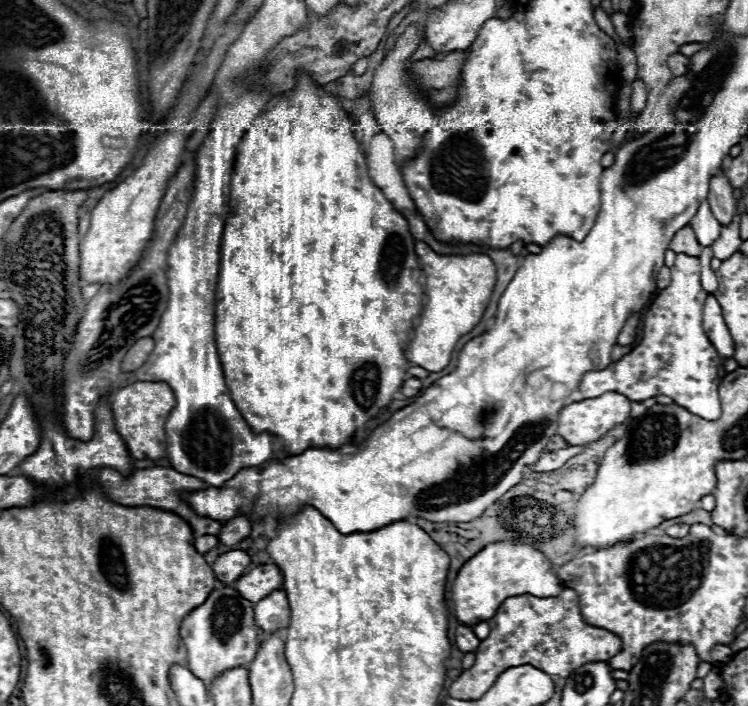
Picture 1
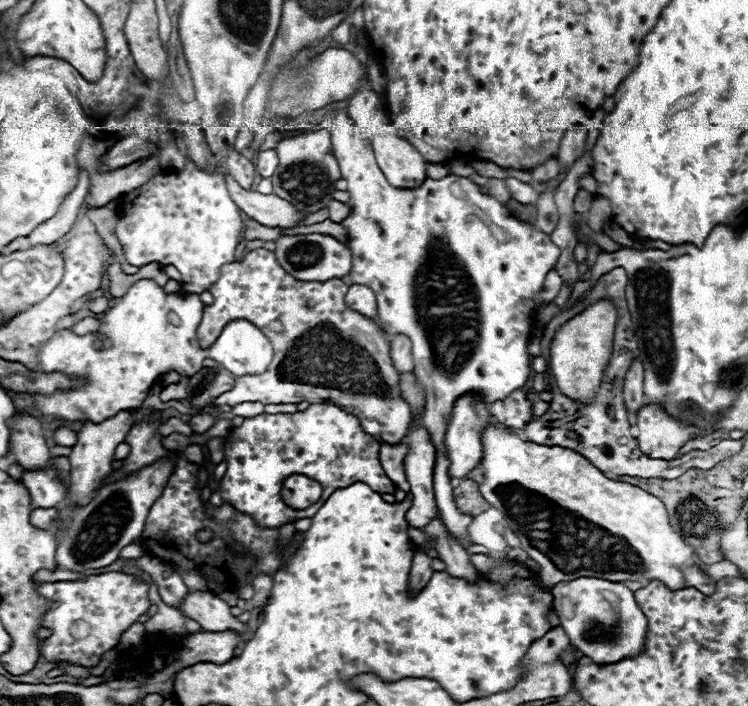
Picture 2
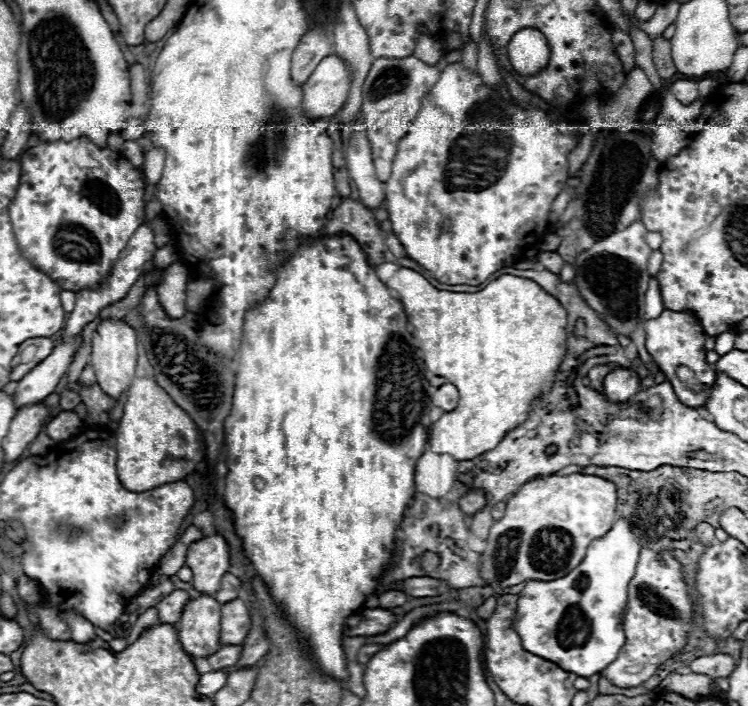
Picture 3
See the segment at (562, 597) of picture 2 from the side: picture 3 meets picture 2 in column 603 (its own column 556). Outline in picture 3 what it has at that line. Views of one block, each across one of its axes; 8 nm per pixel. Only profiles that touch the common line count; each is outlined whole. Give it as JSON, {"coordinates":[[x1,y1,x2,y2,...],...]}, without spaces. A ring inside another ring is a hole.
{"coordinates":[[620,518,614,522,610,532,588,546,588,552,578,568,574,568,568,576,556,580,528,580,524,590,518,594,518,606,514,616,514,630,522,638,524,650,542,656,560,668,574,672,578,676,592,676,604,670,612,660,616,660,618,652,624,646,624,632,622,632,622,614,626,610,626,592,628,580,632,580,632,572,638,562,640,542,634,536,630,524]]}

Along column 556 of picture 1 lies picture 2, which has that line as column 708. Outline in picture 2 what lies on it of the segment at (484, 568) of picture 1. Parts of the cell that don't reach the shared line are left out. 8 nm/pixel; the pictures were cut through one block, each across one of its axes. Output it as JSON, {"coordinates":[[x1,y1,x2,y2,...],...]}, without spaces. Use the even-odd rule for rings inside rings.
{"coordinates":[[488,426,482,430,482,466,484,482,480,492,484,498,504,514,506,526,516,532,520,546,540,566,540,582,552,588,564,580,576,580,580,576,600,576,606,580,660,580,672,590,696,588,704,594,712,594,716,582,700,572,700,560,692,546,688,546,680,534,670,526,664,504,644,492,638,486,616,482,606,478,596,466,592,466,582,454,562,448,524,442,512,430]]}

